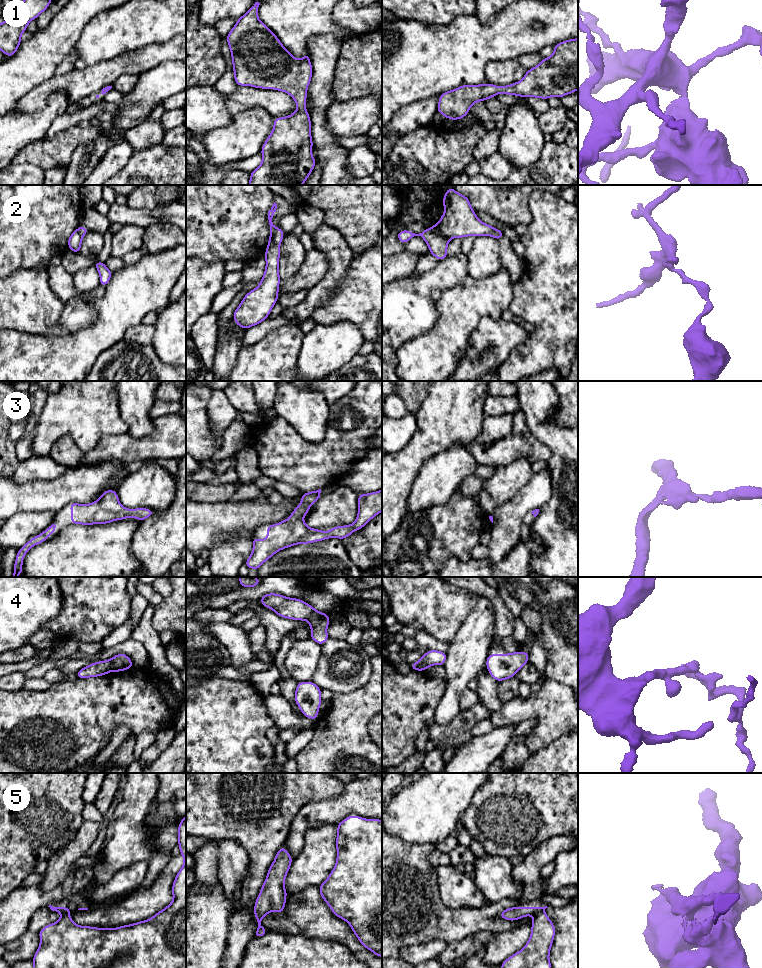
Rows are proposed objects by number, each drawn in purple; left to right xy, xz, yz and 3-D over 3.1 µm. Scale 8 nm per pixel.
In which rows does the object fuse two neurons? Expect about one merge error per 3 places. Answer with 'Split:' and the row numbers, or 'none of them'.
Split: 2, 4, 5

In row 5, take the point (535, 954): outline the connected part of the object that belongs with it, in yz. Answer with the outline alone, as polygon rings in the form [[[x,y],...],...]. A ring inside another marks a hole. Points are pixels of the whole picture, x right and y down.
[[[544,911],[539,912],[533,918],[531,935],[522,950],[516,952],[507,958],[501,968],[552,968],[549,960],[549,954],[553,940],[555,937],[555,925],[545,914]]]

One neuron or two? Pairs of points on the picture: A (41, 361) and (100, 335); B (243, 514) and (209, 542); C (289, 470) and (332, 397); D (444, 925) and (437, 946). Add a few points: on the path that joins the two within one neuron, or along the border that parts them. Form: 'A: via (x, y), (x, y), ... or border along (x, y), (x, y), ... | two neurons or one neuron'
A: via (56, 361), (68, 359), (85, 345) | one neuron
B: via (233, 516), (229, 516), (213, 532) | one neuron
C: border along (350, 391), (330, 405) | two neurons
D: border along (446, 942), (431, 940), (416, 944) | two neurons

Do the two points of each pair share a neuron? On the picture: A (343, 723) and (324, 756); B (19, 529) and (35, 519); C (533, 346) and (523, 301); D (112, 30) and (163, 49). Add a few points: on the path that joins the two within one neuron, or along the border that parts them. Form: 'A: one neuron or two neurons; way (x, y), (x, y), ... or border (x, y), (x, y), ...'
A: one neuron; way (343, 731), (341, 739), (332, 748)
B: one neuron; way (23, 526), (31, 523)
C: one neuron; way (538, 335), (538, 316), (534, 312)
D: two neurons; border (173, 36), (167, 41), (153, 43), (129, 52)

